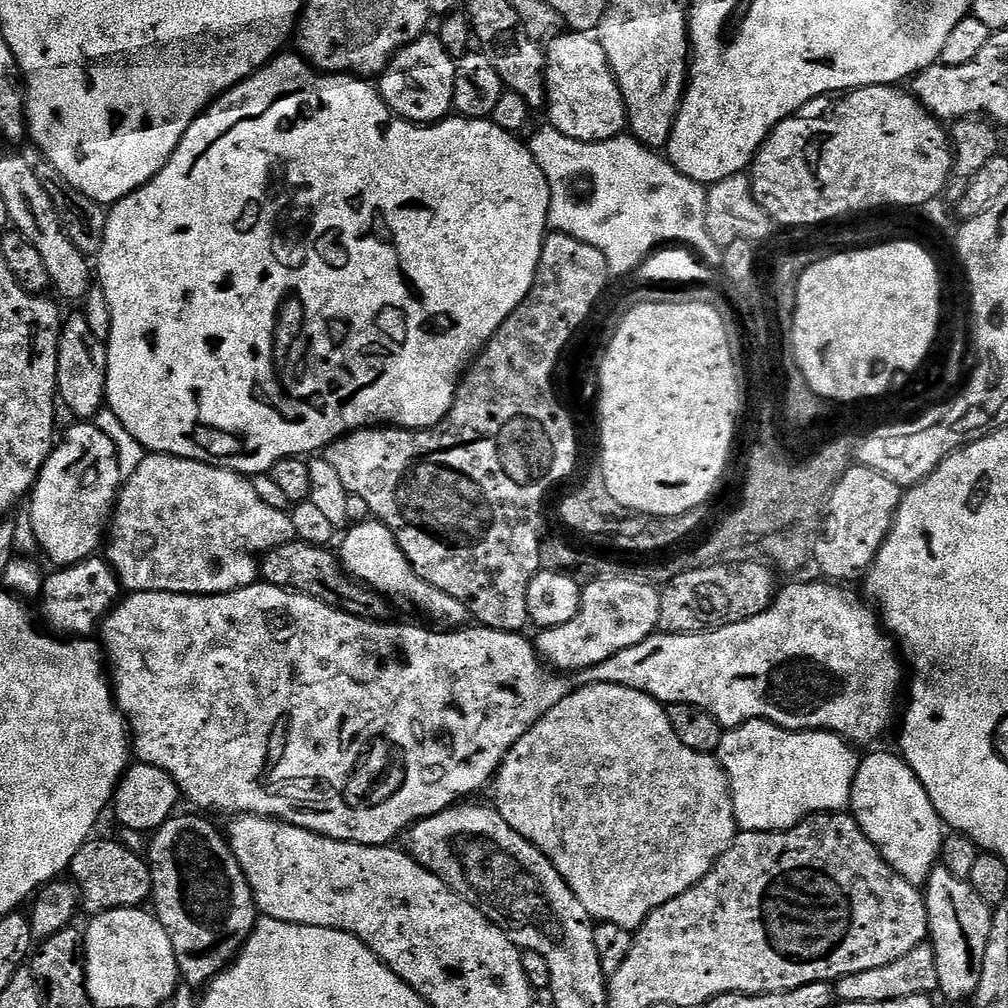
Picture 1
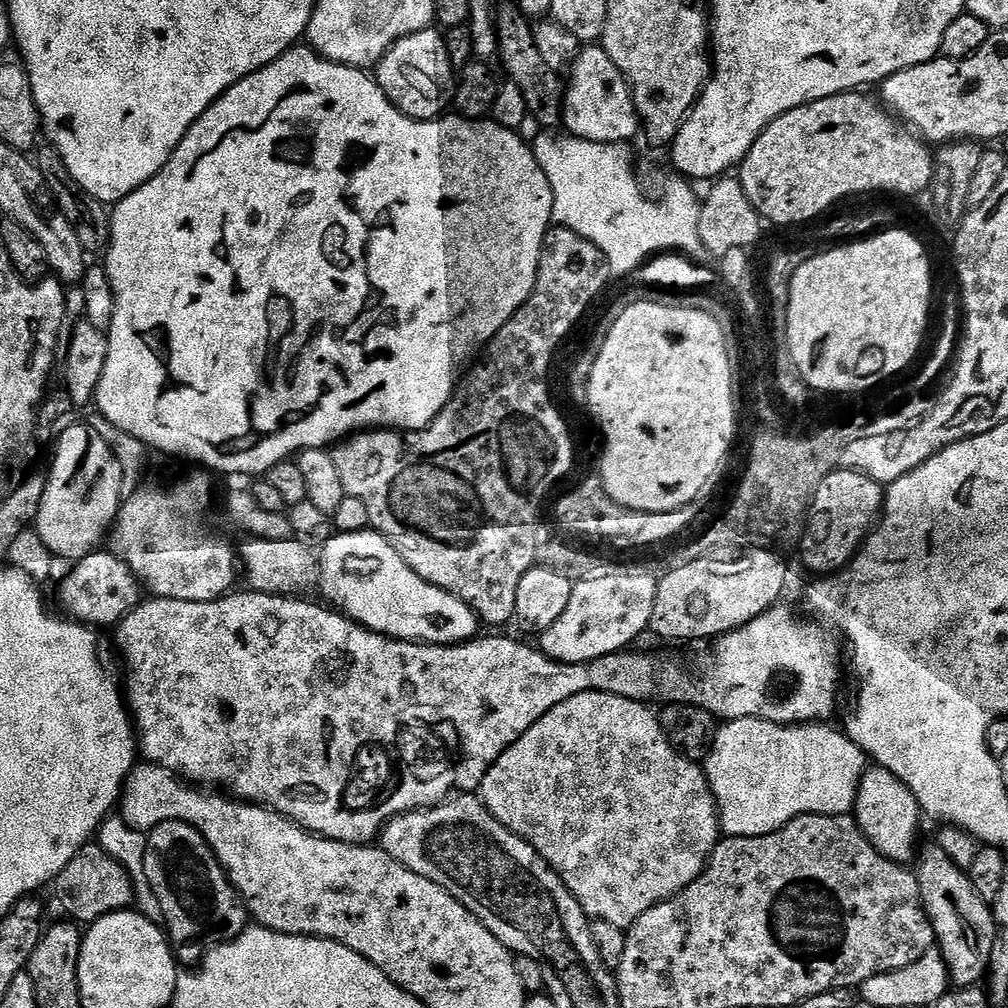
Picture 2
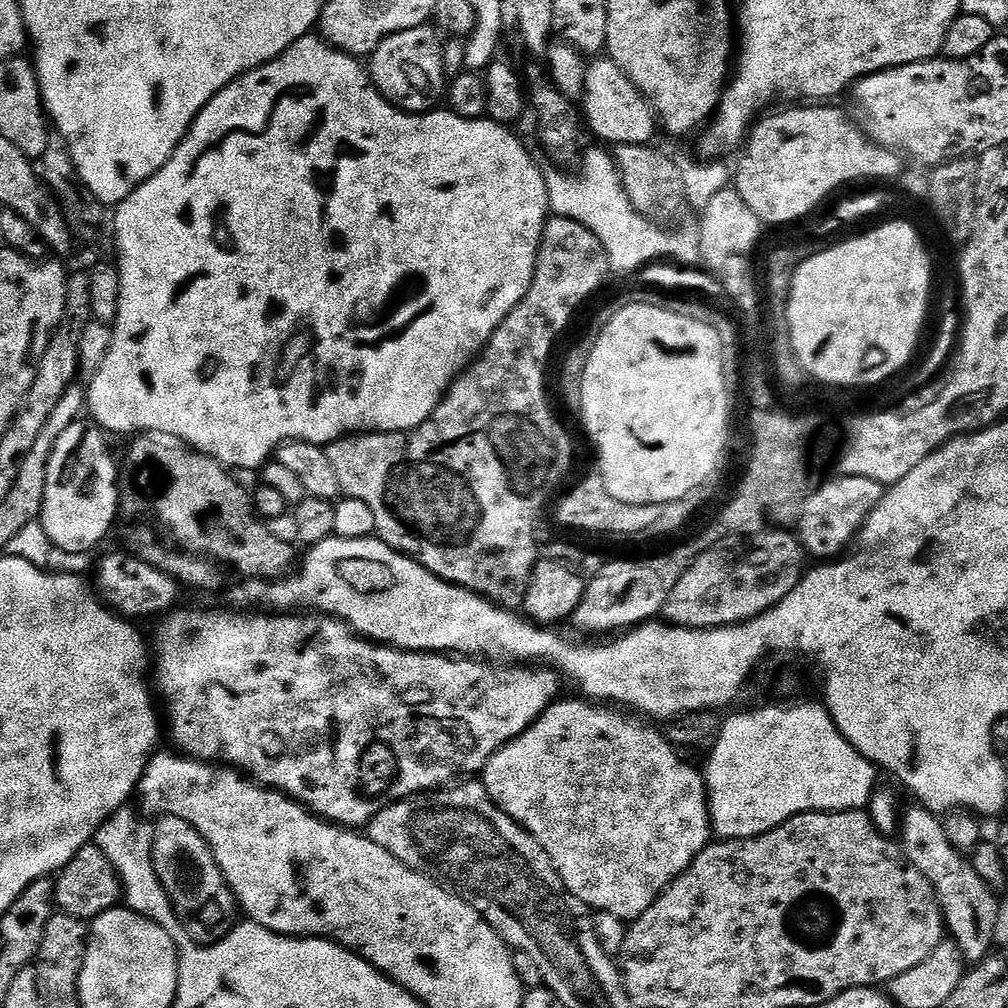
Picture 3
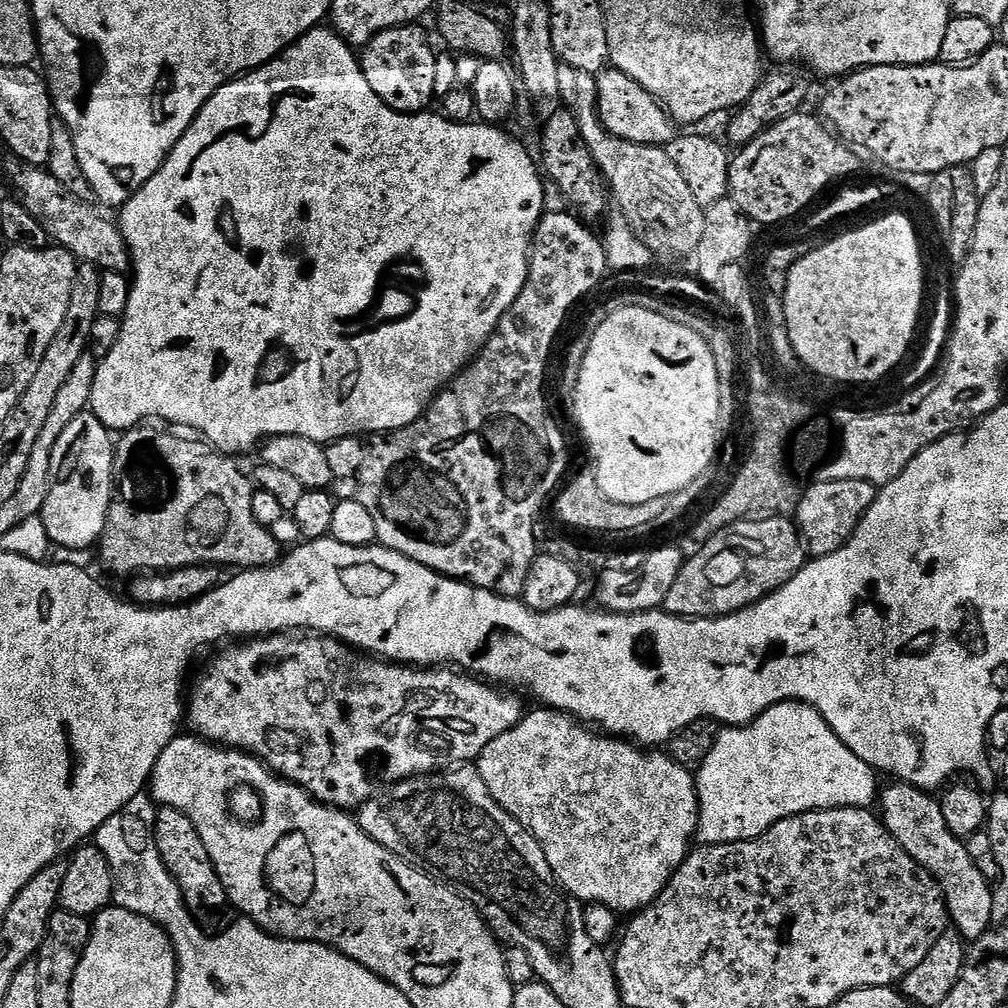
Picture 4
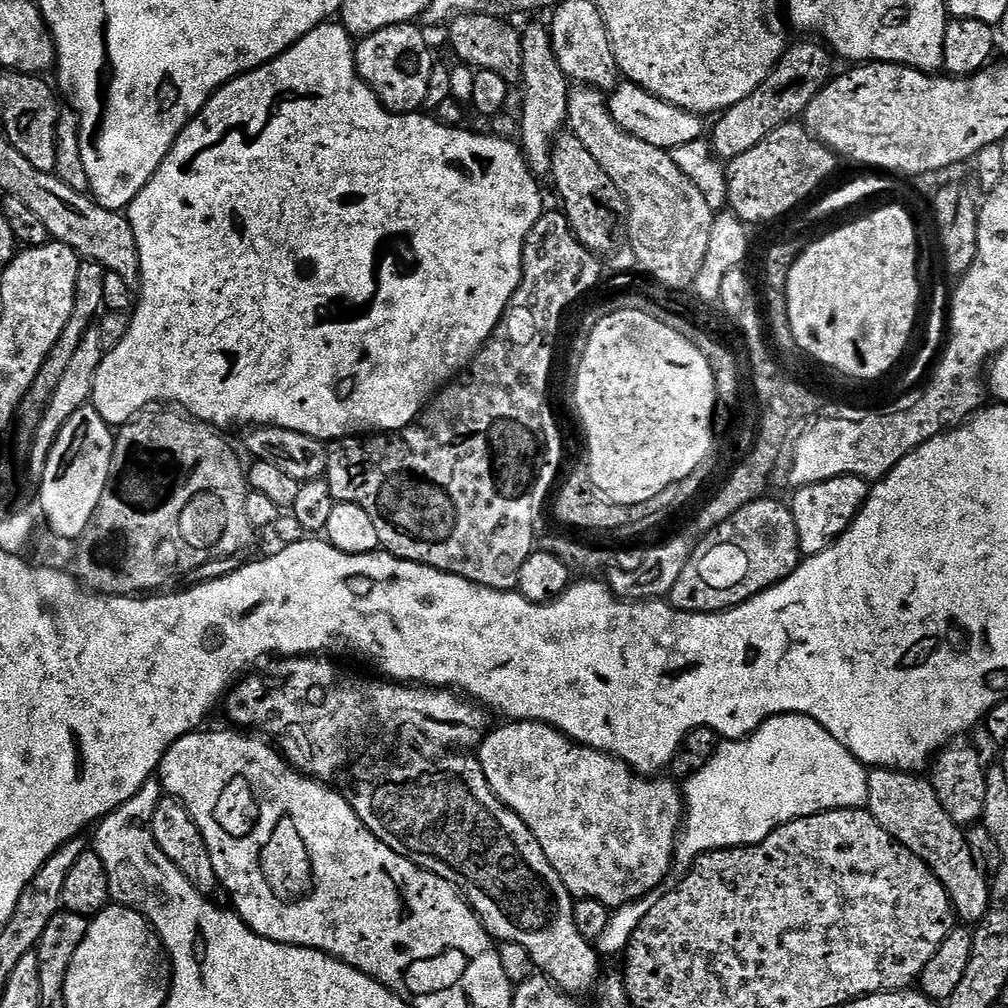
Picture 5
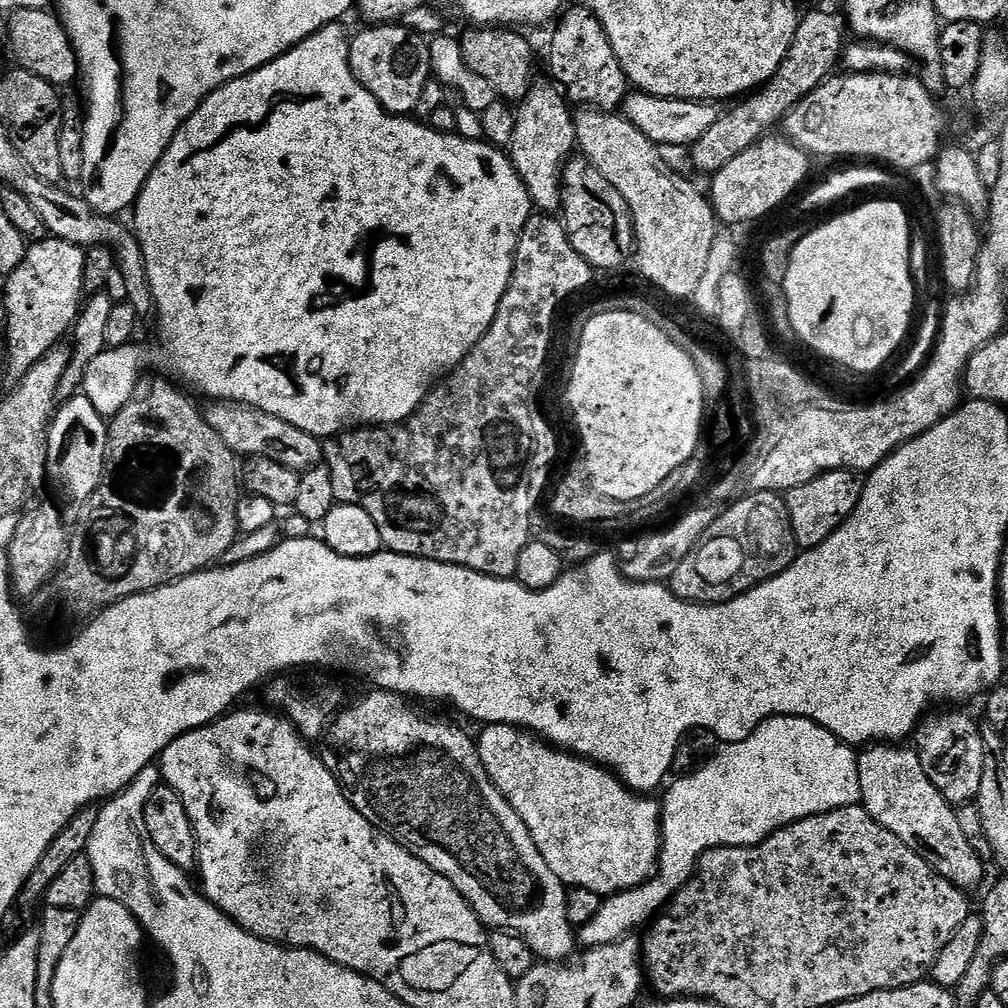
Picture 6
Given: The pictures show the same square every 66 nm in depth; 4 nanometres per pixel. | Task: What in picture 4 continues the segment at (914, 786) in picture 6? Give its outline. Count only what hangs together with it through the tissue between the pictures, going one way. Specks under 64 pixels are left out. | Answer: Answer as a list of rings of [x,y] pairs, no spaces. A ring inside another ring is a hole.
[[[892,782],[885,792],[883,789],[879,793],[878,815],[884,821],[884,829],[895,838],[898,846],[902,846],[916,864],[922,865],[944,891],[944,904],[955,931],[970,942],[987,932],[993,923],[991,883],[974,865],[967,843],[950,834],[946,818],[942,818],[939,799],[913,784]]]

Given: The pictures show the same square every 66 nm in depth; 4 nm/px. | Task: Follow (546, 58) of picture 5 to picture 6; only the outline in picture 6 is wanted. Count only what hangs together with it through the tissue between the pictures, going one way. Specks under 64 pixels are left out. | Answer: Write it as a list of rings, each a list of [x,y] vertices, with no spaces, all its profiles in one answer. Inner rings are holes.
[[[533,83],[526,98],[519,101],[515,109],[516,125],[510,145],[510,159],[516,173],[522,178],[533,205],[541,213],[552,214],[561,207],[560,187],[564,177],[564,165],[577,151],[578,145],[576,121],[569,101],[555,83],[547,83]]]

